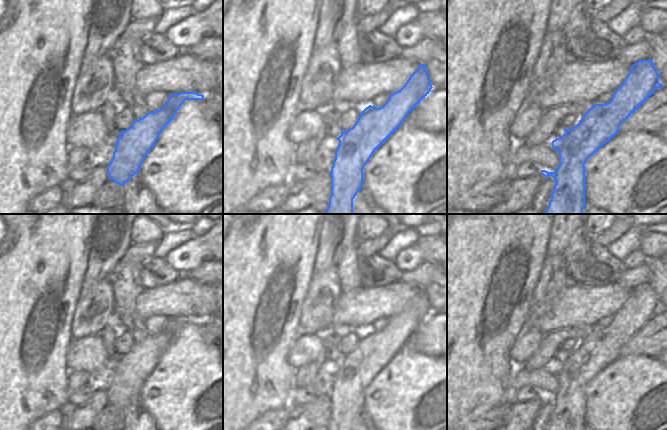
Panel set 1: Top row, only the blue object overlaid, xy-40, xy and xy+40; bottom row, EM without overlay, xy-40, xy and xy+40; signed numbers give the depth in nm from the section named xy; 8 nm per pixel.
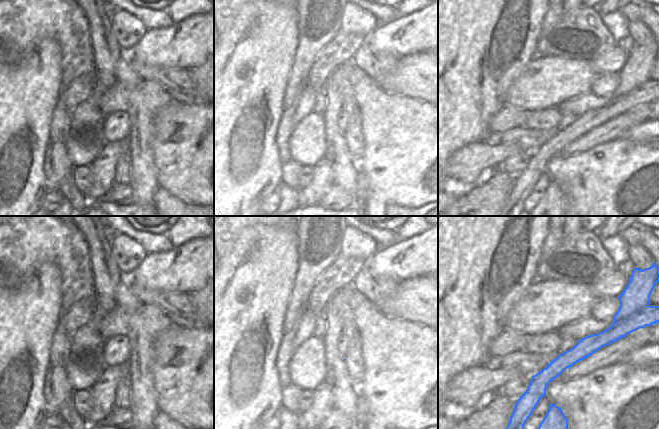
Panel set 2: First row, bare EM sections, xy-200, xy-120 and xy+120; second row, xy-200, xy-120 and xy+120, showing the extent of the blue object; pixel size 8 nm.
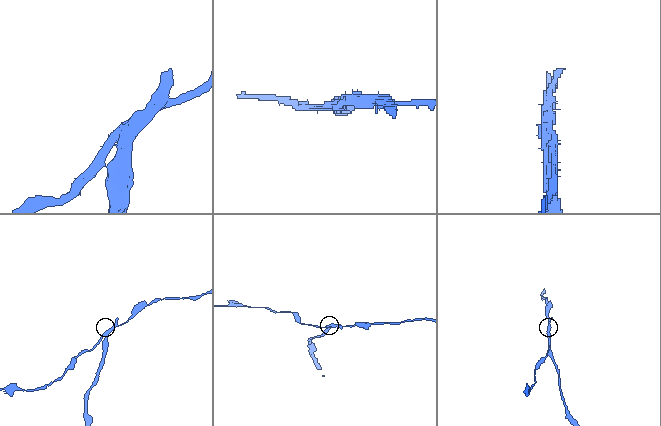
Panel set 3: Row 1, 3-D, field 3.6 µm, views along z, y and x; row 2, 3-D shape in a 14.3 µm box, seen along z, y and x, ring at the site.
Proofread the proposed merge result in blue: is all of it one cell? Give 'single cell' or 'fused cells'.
fused cells

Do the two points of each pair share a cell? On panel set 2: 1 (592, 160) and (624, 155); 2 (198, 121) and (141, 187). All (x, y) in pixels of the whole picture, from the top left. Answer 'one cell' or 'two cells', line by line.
1: one cell
2: two cells

